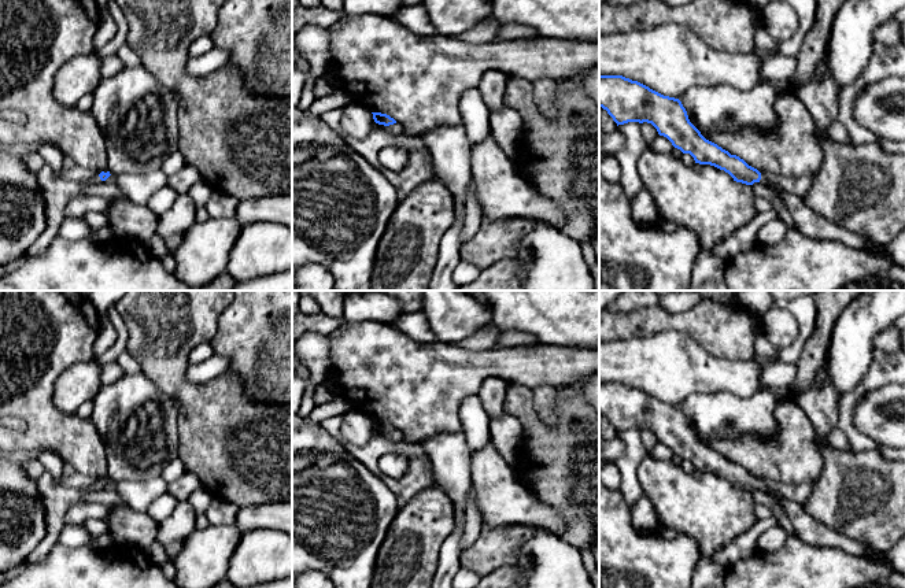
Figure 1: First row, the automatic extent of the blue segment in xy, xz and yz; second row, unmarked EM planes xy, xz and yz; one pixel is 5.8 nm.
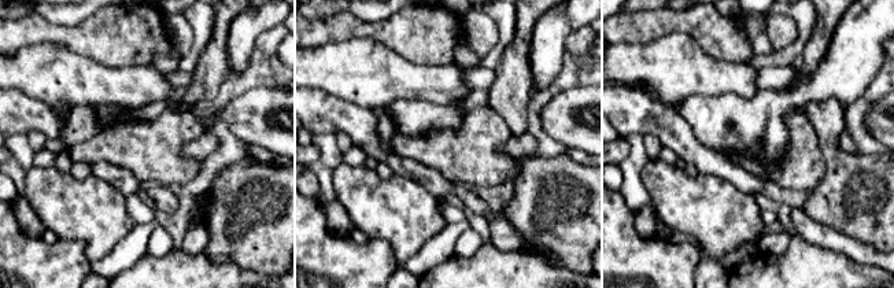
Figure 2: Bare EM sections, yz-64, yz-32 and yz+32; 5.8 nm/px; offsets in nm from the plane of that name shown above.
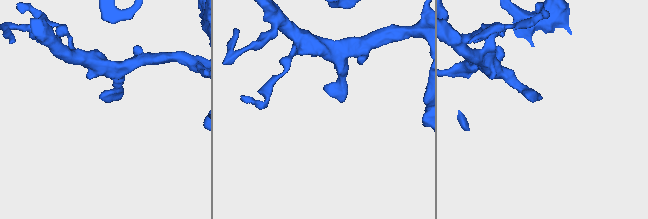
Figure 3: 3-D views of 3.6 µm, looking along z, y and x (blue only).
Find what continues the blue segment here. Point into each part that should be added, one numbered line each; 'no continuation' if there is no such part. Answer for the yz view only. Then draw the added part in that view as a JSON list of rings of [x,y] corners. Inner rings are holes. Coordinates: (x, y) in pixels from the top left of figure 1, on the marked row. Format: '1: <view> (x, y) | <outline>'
1: yz (809, 224) | [[[760,171],[761,173],[761,171]],[[761,173],[760,182],[771,189],[790,208],[794,219],[794,228],[805,237],[831,240],[845,243],[856,251],[869,251],[871,247],[861,236],[839,226],[824,217],[814,212],[804,200],[795,195],[787,193],[767,180],[765,173]]]

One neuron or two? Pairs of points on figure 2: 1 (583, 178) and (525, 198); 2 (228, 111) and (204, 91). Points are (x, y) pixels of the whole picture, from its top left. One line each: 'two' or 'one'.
1: one
2: two

